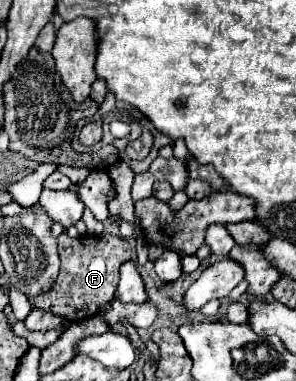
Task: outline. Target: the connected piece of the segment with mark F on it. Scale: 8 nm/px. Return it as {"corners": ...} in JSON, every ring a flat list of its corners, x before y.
{"corners":[[64,231,58,237,58,253,62,259,60,275,48,293,30,297,34,309,50,311,54,315,66,317,70,321,86,319,98,315,110,301,116,297,118,287,118,269,122,263,130,261,130,243,116,235,98,235,98,237,68,237]]}

